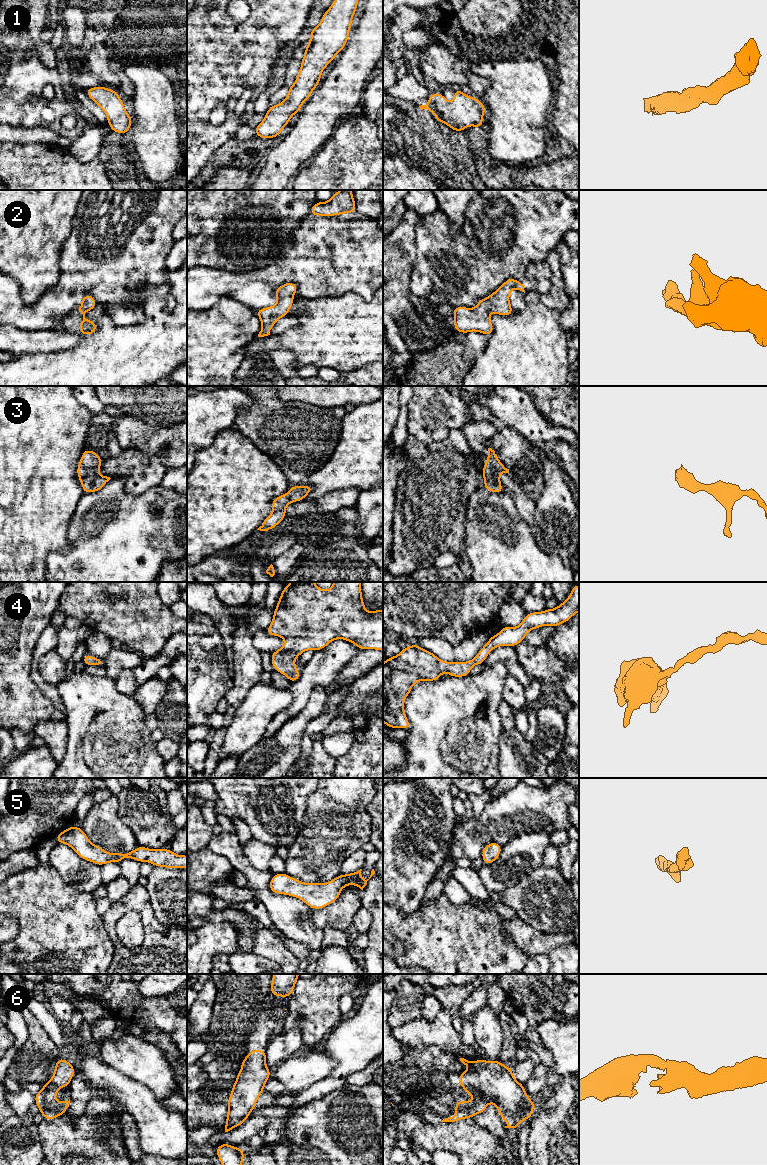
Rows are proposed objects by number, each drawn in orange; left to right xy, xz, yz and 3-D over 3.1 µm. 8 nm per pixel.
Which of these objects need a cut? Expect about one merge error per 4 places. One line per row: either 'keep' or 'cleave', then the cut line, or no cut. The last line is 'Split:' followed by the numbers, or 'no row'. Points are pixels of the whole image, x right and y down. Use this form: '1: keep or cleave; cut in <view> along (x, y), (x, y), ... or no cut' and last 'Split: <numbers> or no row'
1: keep; no cut
2: keep; no cut
3: keep; no cut
4: keep; no cut
5: keep; no cut
6: keep; no cut
Split: no row

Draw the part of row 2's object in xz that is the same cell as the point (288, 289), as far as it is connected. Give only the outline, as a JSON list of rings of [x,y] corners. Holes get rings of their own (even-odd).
[[[287,282],[279,286],[275,291],[275,295],[278,298],[274,306],[264,307],[256,311],[261,324],[262,329],[258,334],[258,337],[264,337],[270,335],[270,330],[275,323],[281,318],[288,315],[291,306],[293,305],[294,298],[298,286],[292,282]]]

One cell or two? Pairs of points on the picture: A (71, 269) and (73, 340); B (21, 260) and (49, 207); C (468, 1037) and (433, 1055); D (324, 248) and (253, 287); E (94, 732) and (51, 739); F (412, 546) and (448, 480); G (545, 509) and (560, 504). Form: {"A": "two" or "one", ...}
{"A": "two", "B": "one", "C": "two", "D": "one", "E": "two", "F": "one", "G": "one"}

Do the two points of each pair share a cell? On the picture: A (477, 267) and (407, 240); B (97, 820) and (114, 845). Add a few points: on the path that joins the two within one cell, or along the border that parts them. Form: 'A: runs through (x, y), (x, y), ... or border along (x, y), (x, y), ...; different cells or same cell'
A: border along (420, 220), (415, 227), (415, 263), (412, 266); different cells
B: runs through (103, 826), (114, 839); same cell

